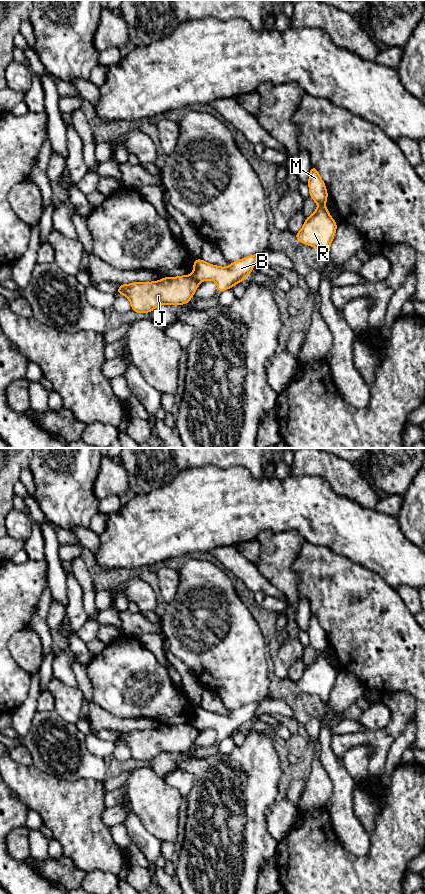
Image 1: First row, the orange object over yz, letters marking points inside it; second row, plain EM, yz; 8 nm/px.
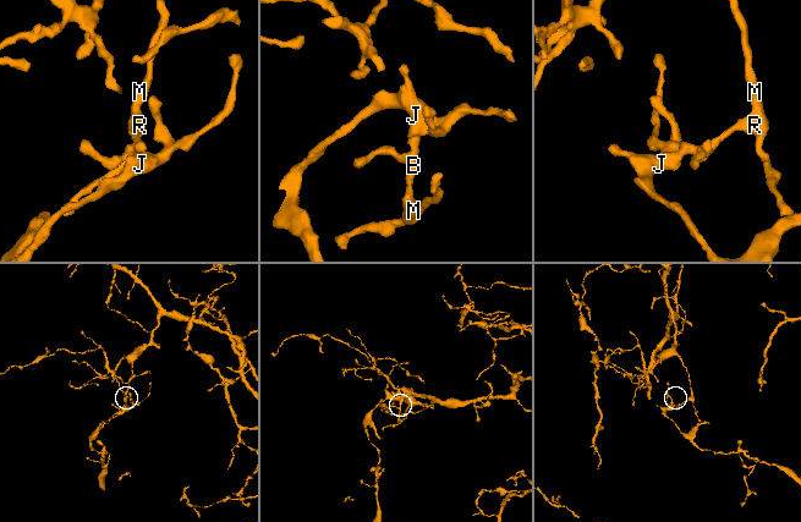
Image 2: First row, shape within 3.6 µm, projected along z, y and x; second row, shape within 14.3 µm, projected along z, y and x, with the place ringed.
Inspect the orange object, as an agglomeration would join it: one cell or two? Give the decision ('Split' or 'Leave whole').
Split

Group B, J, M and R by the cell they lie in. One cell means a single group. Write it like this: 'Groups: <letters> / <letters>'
Groups: B M R / J

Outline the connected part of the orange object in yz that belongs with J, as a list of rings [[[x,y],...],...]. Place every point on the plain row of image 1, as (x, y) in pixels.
[[[189,723],[163,725],[153,730],[119,732],[116,742],[126,743],[131,757],[142,762],[163,752],[184,753],[193,745],[199,730]]]

